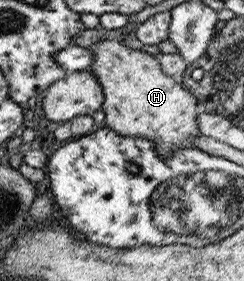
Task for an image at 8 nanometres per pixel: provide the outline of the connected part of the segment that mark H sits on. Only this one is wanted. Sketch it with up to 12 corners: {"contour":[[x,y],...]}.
{"contour":[[89,45],[105,127],[173,153],[198,101],[155,56]]}

